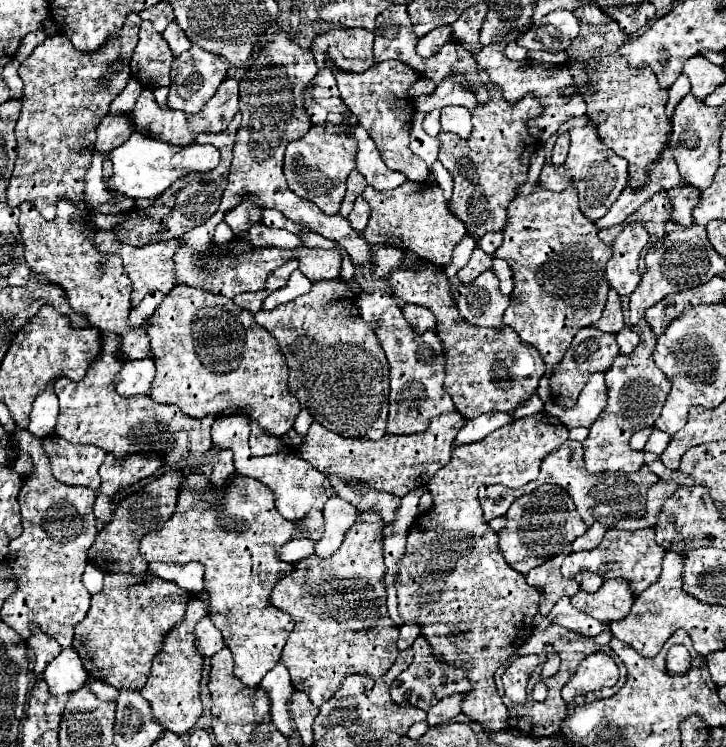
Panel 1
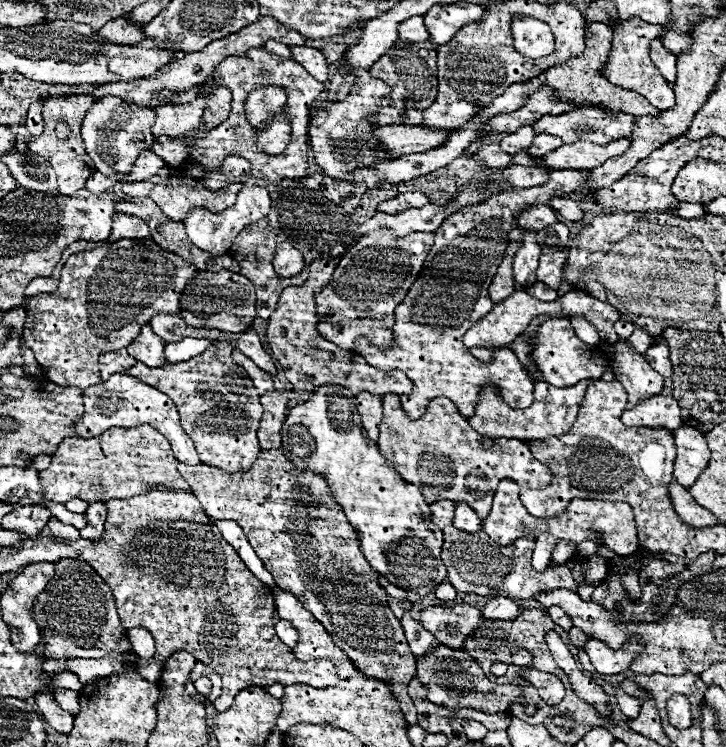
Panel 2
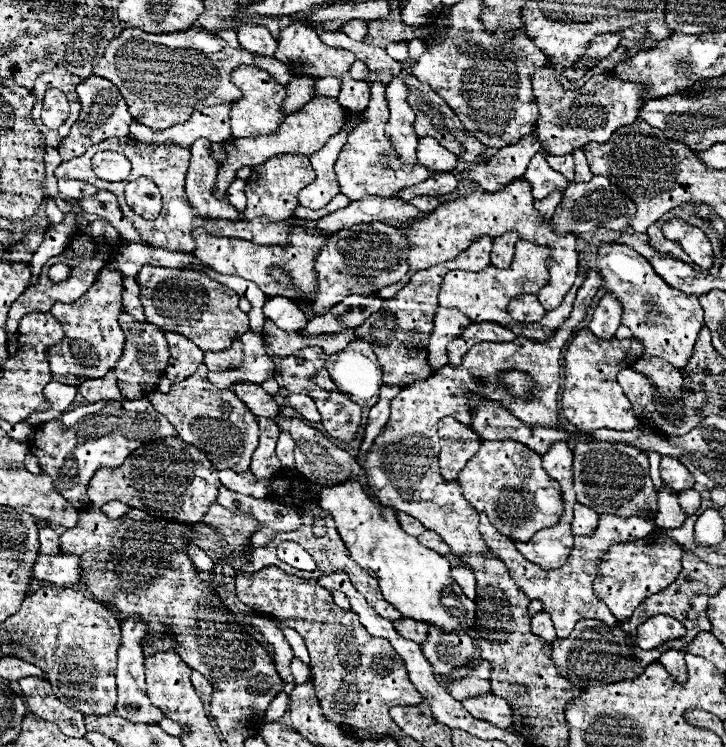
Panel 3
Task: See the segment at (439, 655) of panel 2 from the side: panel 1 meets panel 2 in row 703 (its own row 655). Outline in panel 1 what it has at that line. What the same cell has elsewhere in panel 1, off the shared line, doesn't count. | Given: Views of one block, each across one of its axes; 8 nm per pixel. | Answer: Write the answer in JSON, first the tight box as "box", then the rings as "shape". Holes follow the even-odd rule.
{"box":[398,410,568,730],"shape":[[[544,410],[532,416],[518,418],[504,428],[494,430],[480,442],[460,444],[452,450],[450,462],[442,466],[427,487],[432,494],[432,508],[422,512],[412,528],[408,530],[406,554],[398,562],[398,612],[404,622],[418,622],[420,634],[428,640],[432,654],[438,662],[450,664],[454,668],[462,668],[472,684],[472,690],[464,694],[462,710],[474,722],[480,722],[484,730],[502,730],[508,728],[508,708],[502,704],[502,698],[494,686],[494,672],[506,660],[510,660],[524,642],[534,632],[534,616],[538,614],[538,606],[544,600],[544,592],[526,582],[524,574],[512,570],[498,548],[498,534],[486,524],[482,510],[478,510],[478,488],[482,484],[500,484],[503,486],[524,486],[530,480],[538,478],[540,460],[556,450],[560,444],[568,440],[568,428],[558,422],[552,414]]]}

